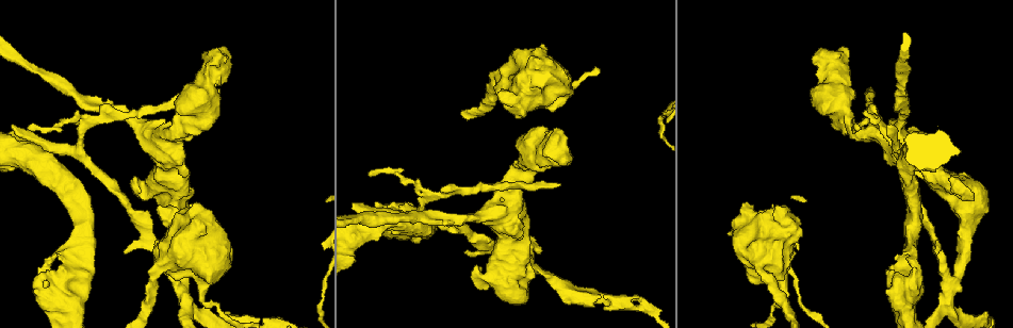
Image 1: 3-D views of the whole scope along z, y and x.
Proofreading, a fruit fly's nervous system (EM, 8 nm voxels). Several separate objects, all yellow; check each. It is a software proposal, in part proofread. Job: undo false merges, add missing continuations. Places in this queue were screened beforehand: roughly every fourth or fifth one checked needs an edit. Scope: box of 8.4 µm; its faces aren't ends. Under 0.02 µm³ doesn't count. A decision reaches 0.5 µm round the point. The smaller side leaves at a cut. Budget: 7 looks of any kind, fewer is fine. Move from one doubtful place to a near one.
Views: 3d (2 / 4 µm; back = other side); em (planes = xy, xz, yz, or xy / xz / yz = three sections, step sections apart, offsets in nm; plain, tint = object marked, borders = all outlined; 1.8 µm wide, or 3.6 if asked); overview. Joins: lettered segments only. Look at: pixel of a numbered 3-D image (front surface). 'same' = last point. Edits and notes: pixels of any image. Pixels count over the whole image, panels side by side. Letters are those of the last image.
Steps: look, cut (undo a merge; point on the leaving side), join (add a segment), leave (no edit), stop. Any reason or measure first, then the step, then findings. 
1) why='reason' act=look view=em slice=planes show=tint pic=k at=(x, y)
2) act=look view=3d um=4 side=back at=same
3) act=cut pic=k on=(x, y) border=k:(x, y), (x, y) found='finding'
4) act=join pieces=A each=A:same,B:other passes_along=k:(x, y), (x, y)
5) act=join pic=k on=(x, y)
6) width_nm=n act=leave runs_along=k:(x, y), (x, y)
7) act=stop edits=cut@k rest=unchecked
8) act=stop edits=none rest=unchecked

why='a narrow waist' act=look view=3d um=2 side=back pic=1 at=(501, 268)

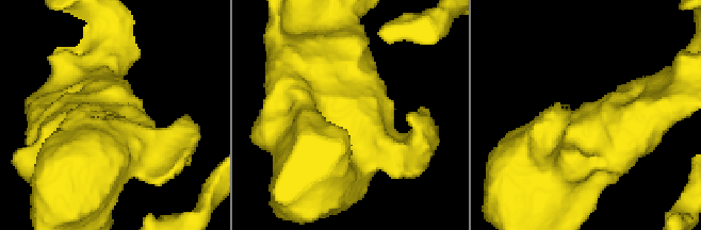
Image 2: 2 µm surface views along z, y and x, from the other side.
act=look view=em um=3.6 slice=planes show=tint pic=2 at=(587, 138)

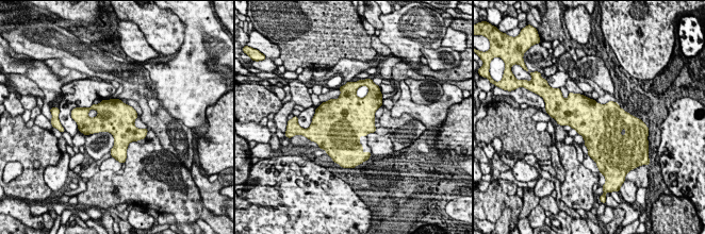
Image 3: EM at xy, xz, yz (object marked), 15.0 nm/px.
why='see the neighbours' act=look view=em um=3.6 slice=planes show=borders at=same

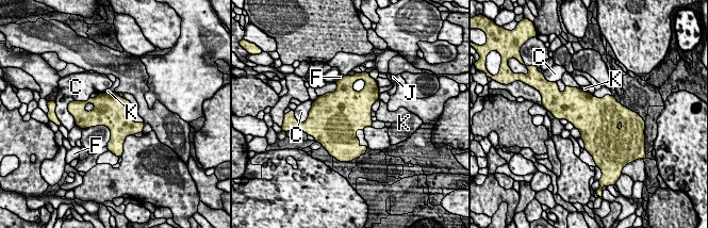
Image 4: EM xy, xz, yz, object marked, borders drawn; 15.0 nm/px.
width_nm=500 act=leave each=C:other,F:other,J:other,K:other border=4:(579, 88), (587, 93) found='continuous, no second neuron'

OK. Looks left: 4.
why='branch point' act=look view=em slice=planes show=borders pic=1 at=(885, 130)

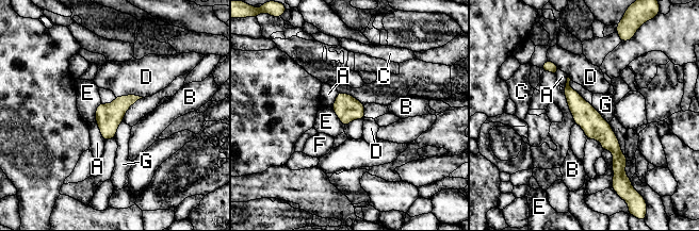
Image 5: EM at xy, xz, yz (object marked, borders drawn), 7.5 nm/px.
act=leave each=A:other,B:other,C:other,D:other,E:other,F:other,G:other runs_along=5:(567, 88), (614, 146), (621, 166) found='continuous, no second neuron'

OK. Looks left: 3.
why='calibre changes' act=look view=em slice=planes show=tint pic=1 at=(172, 225)

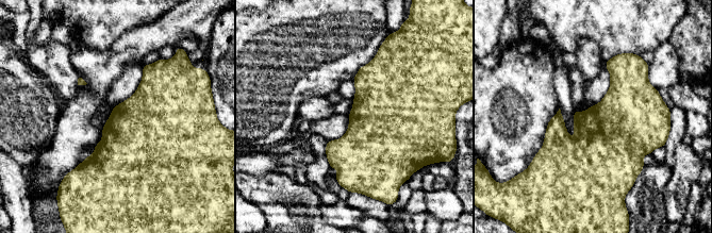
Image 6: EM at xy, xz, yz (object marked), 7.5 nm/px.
why='what lies round it' act=look view=em slice=planes show=borders at=same

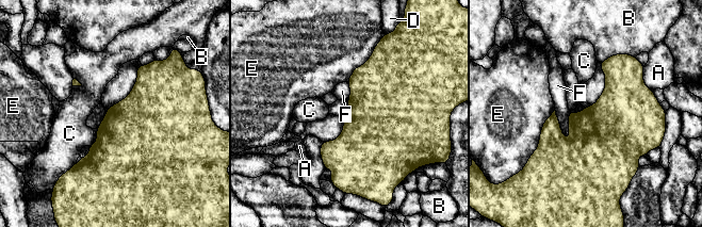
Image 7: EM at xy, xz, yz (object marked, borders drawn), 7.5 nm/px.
longest_contact=E:440nm act=leave each=A:other,B:other,C:other,D:other,E:other,F:other border=7:(554, 110), (561, 133), (568, 140) found='continuous, no second neuron'

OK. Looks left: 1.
act=stop edits=none rest=unchecked

